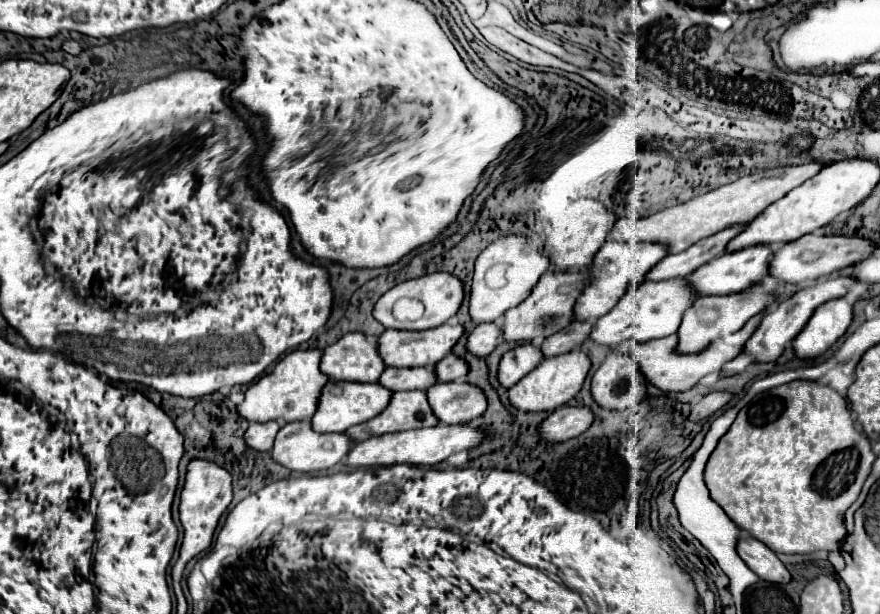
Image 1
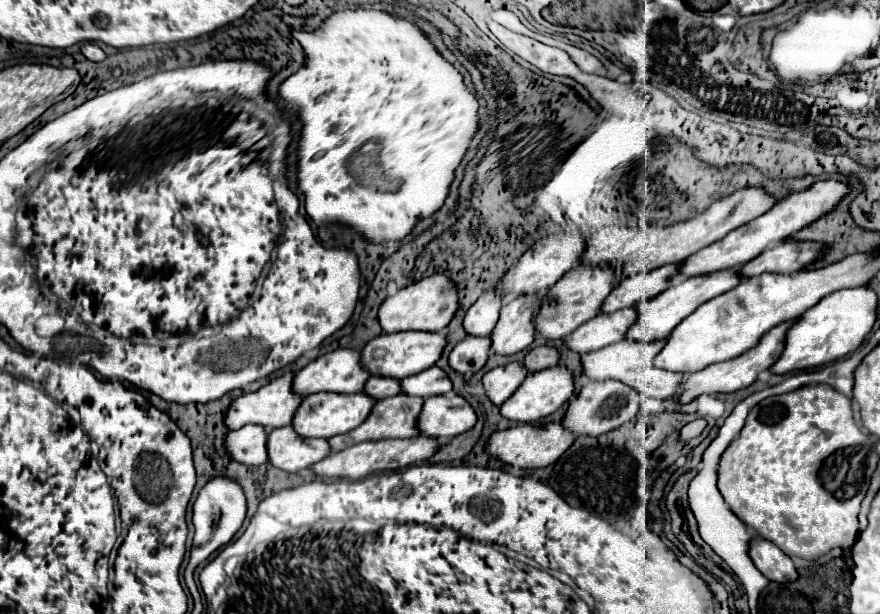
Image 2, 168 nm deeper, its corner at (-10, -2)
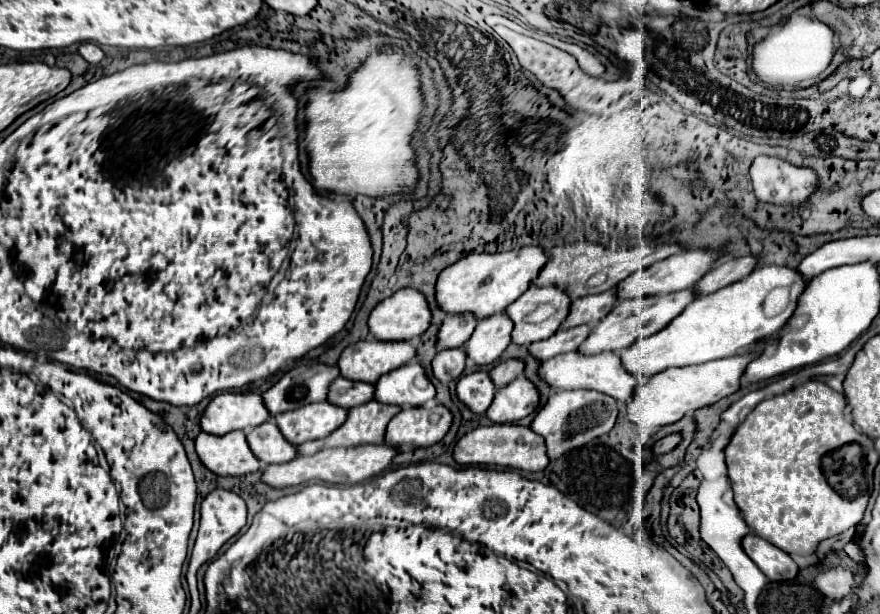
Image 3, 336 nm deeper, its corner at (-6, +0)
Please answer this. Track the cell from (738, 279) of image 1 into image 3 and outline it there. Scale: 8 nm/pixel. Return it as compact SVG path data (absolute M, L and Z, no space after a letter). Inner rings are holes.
M681 290L681 292L673 292L673 294L665 294L665 296L649 296L649 298L635 298L635 300L621 300L589 334L589 338L585 338L585 342L577 348L579 354L585 356L593 356L593 354L601 354L601 352L621 352L625 350L625 346L633 344L635 340L655 334L659 332L663 326L667 326L667 322L671 322L677 314L681 314L681 310L685 310L685 306L695 298L693 290Z

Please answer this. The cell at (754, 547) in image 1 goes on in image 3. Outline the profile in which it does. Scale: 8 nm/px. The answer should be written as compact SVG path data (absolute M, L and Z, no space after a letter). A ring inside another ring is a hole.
M753 532L743 538L743 550L771 582L790 581L799 574L799 566L787 552Z

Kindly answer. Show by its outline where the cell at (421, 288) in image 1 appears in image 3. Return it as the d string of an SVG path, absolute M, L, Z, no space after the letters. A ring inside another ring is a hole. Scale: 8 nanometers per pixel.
M403 288L385 298L369 314L369 332L381 342L401 342L421 336L431 324L425 296Z

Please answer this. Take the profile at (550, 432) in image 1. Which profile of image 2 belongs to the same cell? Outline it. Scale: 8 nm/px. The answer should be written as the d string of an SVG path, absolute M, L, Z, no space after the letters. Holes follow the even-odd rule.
M561 422L549 424L519 424L505 432L495 432L489 440L487 452L499 458L501 462L519 466L519 468L543 468L553 464L565 450L571 448L575 442L575 432L569 432Z

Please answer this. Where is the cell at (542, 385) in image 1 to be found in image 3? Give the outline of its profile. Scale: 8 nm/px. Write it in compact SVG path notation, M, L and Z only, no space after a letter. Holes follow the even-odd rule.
M519 376L509 386L497 390L497 396L487 410L487 418L495 424L511 424L535 412L537 406L539 406L537 388L527 378Z

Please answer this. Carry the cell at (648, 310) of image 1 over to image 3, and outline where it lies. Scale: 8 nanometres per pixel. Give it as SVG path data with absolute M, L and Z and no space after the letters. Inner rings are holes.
M575 326L575 328L569 328L569 330L557 332L547 340L533 342L533 344L527 346L527 350L533 358L537 358L539 362L545 362L545 360L549 360L557 354L577 350L579 344L589 336L589 332L591 332L589 326Z

